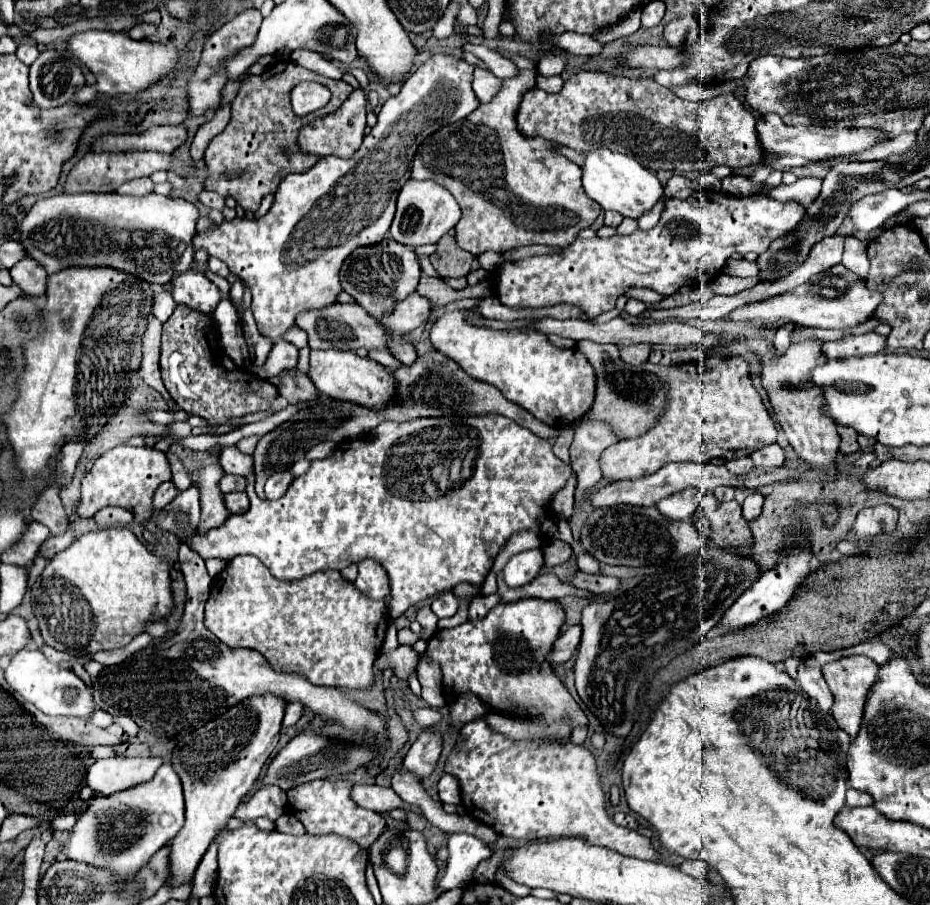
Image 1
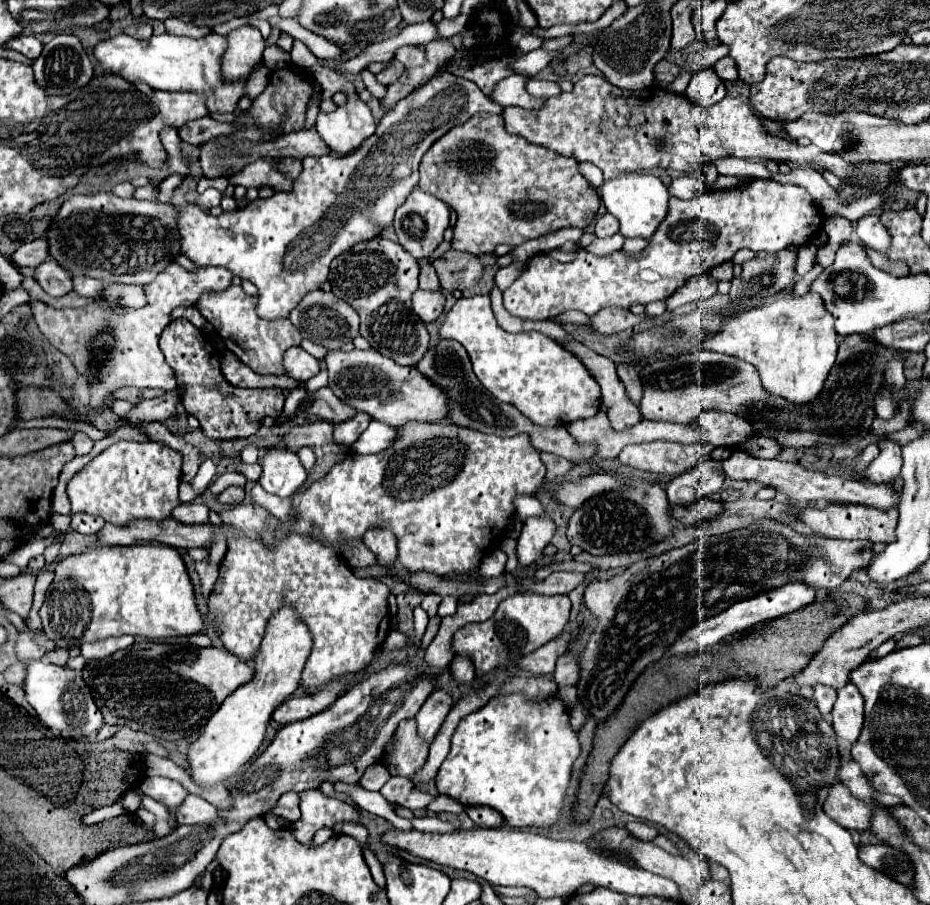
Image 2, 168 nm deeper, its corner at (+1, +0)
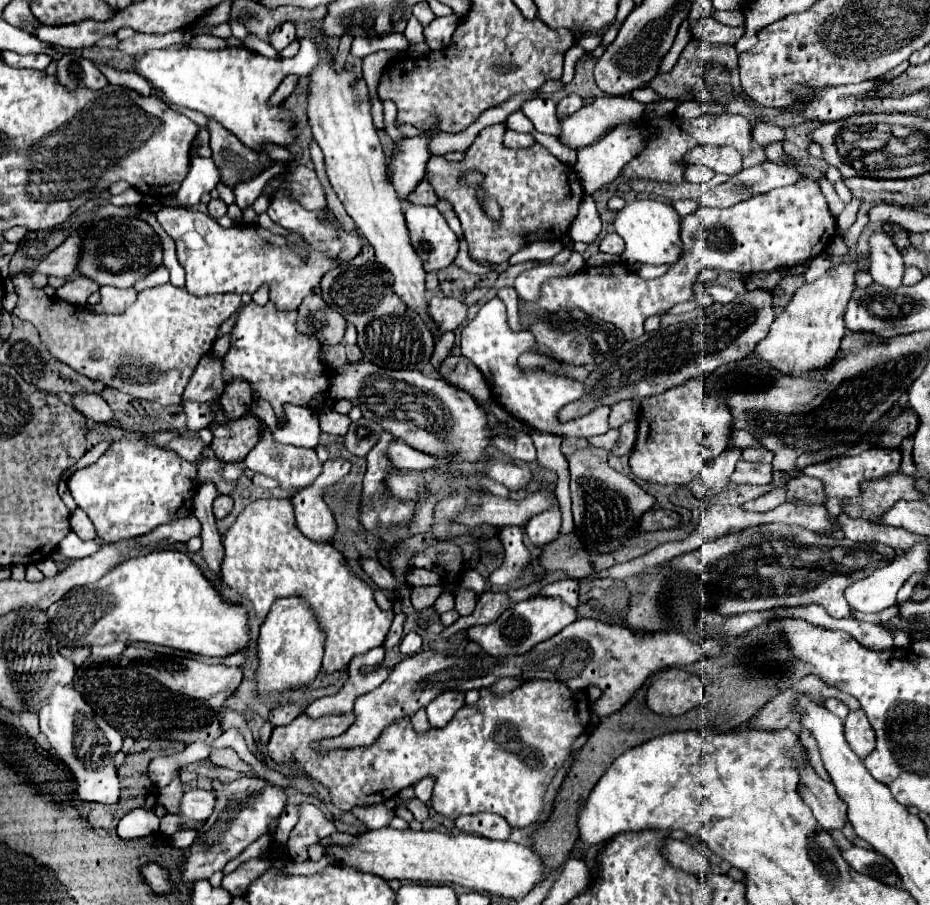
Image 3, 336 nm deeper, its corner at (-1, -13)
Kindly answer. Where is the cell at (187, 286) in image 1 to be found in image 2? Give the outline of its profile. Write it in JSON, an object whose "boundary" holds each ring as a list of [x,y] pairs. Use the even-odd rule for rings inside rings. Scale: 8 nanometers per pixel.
{"boundary":[[[229,285],[225,291],[219,293],[205,291],[205,295],[197,299],[195,307],[219,331],[219,335],[225,339],[227,349],[231,349],[247,367],[251,367],[255,373],[261,375],[281,375],[283,373],[281,357],[289,347],[301,343],[301,335],[289,319],[277,321],[259,319],[255,313],[255,303],[257,297],[247,295],[239,285]]]}

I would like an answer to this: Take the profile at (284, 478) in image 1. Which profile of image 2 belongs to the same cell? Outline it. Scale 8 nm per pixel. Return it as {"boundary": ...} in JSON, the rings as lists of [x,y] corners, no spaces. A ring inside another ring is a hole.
{"boundary":[[[271,447],[261,459],[261,479],[259,483],[267,493],[277,497],[293,495],[307,479],[307,471],[297,459],[297,453],[289,453],[281,447]]]}

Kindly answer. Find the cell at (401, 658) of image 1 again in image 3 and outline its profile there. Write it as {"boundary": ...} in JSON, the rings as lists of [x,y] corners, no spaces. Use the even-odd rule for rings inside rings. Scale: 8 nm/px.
{"boundary":[[[483,592],[477,600],[475,612],[469,616],[461,616],[455,624],[451,624],[442,633],[442,638],[446,639],[457,634],[459,630],[467,630],[475,624],[491,624],[495,622],[503,610],[507,610],[513,604],[511,596],[507,592]]]}

